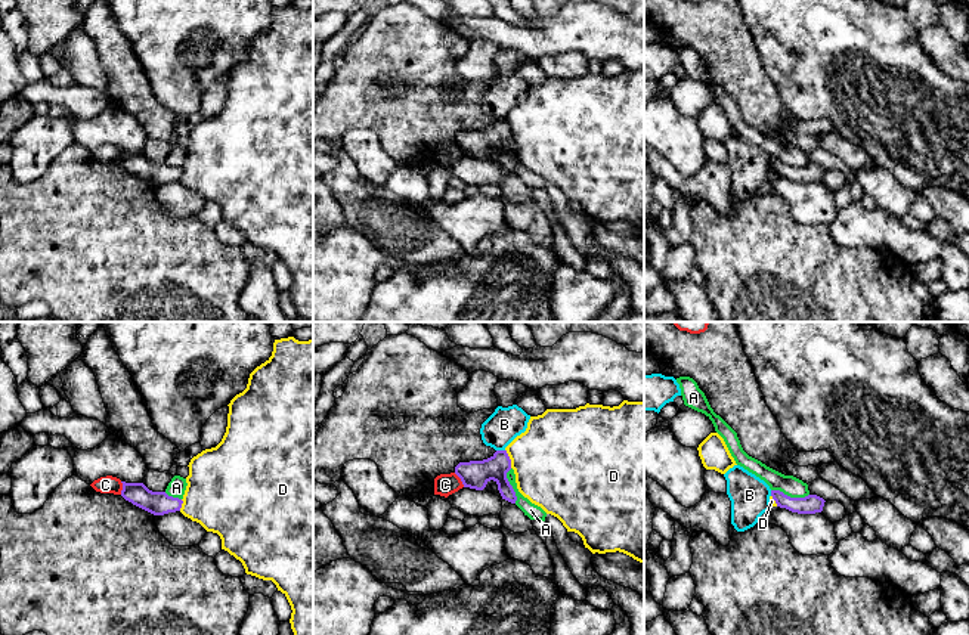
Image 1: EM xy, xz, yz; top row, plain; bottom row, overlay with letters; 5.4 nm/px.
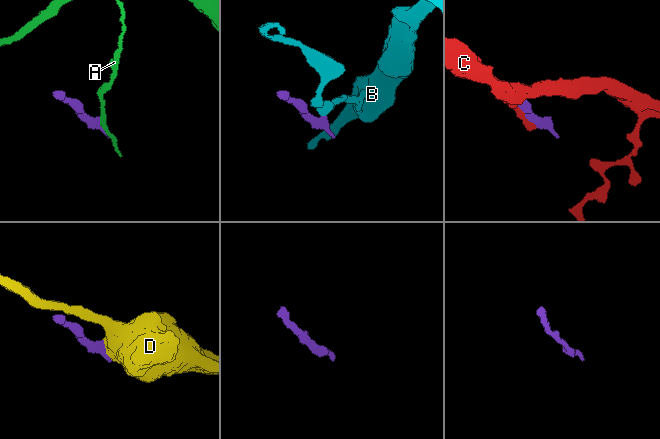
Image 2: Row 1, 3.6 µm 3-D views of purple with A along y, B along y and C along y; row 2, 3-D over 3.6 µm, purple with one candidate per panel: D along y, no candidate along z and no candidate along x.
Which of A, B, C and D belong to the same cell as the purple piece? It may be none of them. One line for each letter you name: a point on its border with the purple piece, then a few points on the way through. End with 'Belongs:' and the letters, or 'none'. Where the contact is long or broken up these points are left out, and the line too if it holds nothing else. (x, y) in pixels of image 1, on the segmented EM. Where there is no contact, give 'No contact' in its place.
Belongs: none

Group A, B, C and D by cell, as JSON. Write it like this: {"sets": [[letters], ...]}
{"sets": [["A"], ["B"], ["C"], ["D"]]}

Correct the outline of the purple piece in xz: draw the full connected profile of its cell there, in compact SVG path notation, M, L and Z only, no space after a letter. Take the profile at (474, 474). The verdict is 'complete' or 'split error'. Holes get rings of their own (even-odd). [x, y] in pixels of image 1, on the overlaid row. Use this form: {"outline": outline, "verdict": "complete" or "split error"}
{"outline": "M496 450L490 458L483 461L459 462L455 474L461 478L464 487L483 490L493 480L502 499L516 504L517 496L507 478L511 470L511 459L507 450Z", "verdict": "complete"}

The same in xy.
{"outline": "M121 483L121 496L154 515L176 512L182 508L183 501L168 496L165 492L152 492L143 483Z", "verdict": "complete"}

